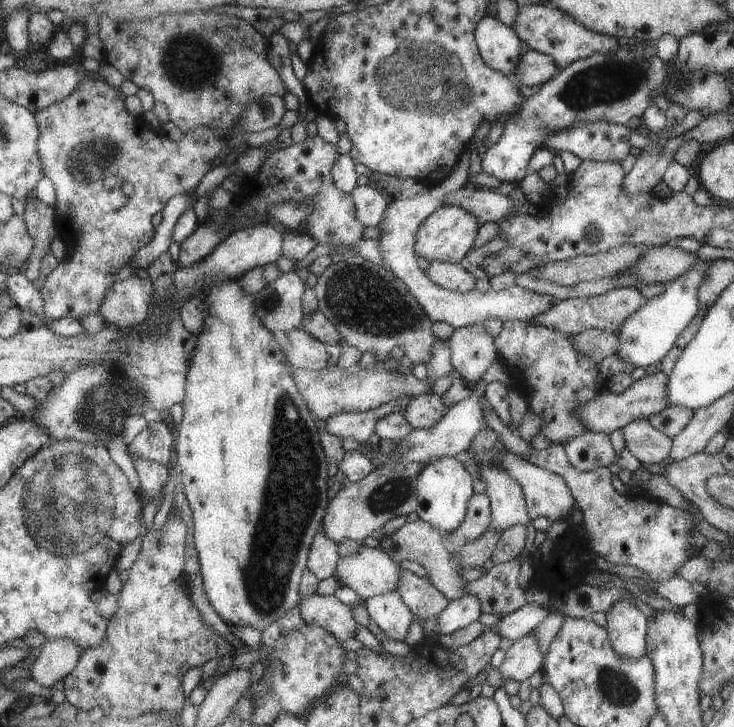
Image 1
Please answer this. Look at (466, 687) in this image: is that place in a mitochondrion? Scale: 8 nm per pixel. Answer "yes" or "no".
no

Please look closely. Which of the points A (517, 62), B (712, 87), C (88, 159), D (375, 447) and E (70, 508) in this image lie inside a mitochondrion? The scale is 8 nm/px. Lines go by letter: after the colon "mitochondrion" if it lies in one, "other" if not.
A: other
B: mitochondrion
C: mitochondrion
D: other
E: mitochondrion

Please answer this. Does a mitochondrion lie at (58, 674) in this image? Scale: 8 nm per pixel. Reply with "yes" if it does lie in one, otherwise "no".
no

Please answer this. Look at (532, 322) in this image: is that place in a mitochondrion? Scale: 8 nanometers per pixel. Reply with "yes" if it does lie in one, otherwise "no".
no

